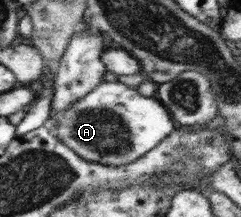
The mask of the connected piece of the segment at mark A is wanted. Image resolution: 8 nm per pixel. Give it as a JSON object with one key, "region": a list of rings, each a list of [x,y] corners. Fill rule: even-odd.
{"region":[[[103,81],[87,95],[72,103],[66,110],[53,114],[48,125],[53,135],[81,159],[115,167],[129,165],[159,146],[174,130],[176,124],[167,108],[157,97],[141,95],[136,88],[127,87],[118,81]]]}

